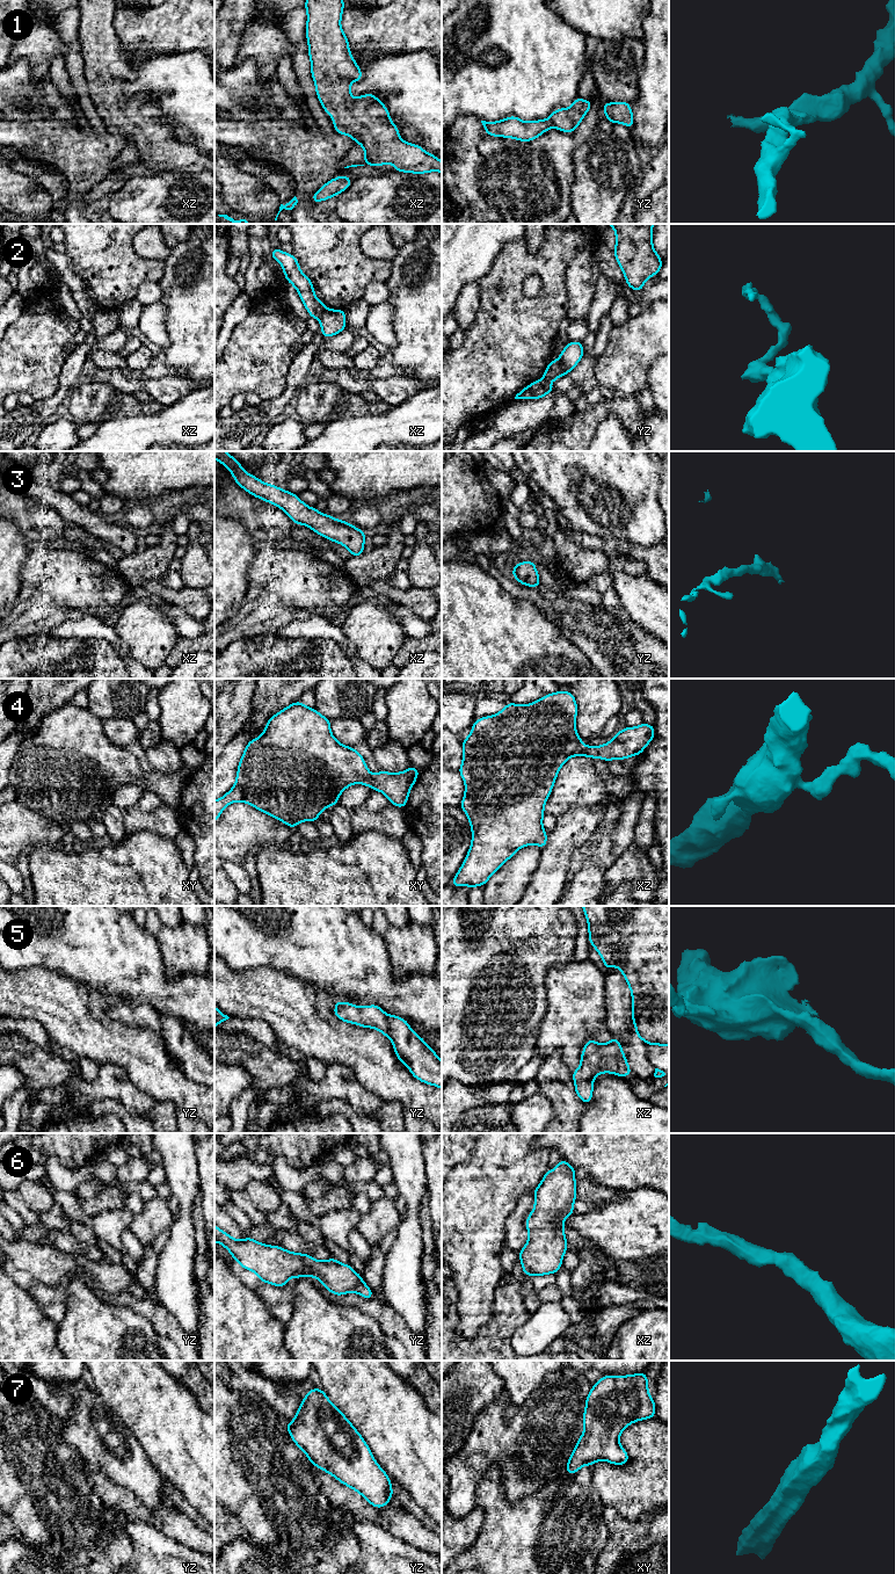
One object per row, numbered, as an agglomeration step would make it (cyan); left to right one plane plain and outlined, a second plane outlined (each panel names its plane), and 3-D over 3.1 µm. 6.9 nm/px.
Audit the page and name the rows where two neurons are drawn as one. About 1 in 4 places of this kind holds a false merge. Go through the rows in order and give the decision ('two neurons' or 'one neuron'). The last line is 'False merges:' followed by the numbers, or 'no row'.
1: one neuron
2: two neurons
3: one neuron
4: one neuron
5: one neuron
6: one neuron
7: one neuron
False merges: 2

